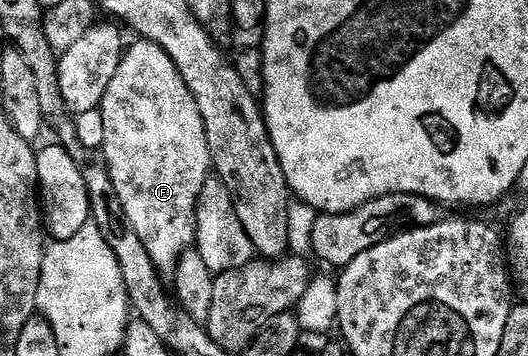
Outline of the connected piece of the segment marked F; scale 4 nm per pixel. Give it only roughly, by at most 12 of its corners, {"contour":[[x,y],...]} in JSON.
{"contour":[[150,40],[100,111],[106,172],[159,273],[194,243],[200,108]]}

